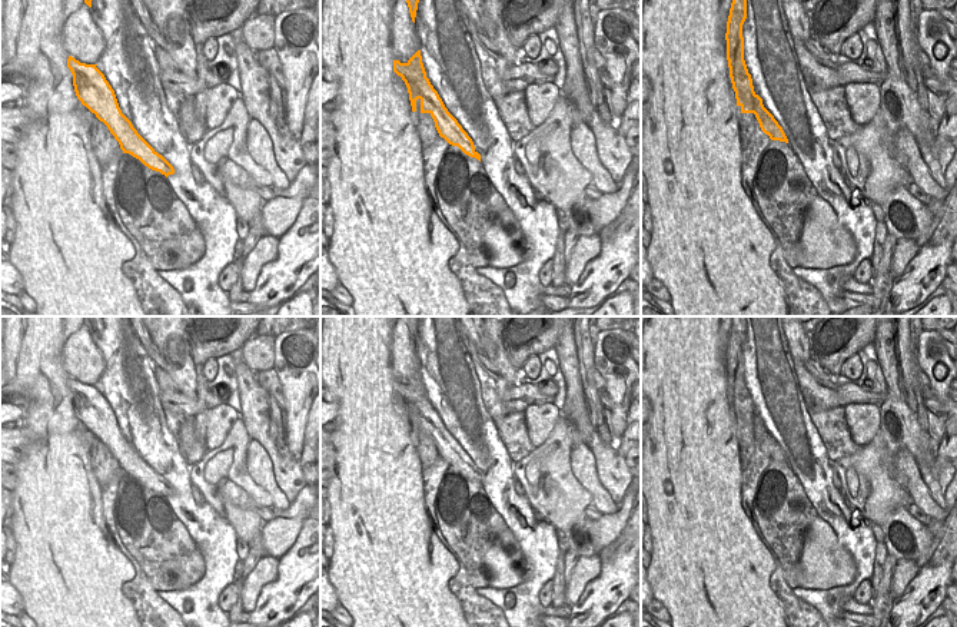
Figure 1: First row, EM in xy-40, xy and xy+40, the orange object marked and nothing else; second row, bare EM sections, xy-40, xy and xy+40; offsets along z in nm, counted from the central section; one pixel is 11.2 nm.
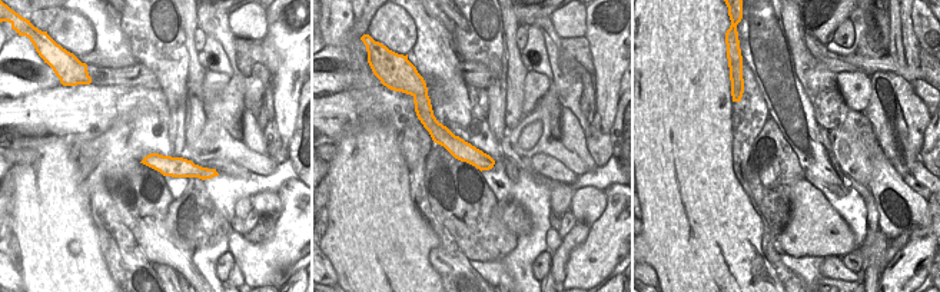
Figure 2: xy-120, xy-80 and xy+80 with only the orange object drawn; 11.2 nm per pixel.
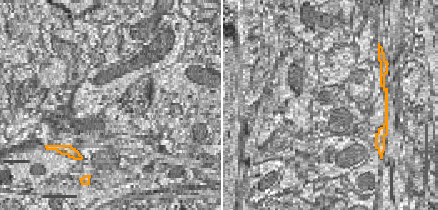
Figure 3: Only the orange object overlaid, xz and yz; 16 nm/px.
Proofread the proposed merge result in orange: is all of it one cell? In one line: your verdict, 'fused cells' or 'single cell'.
fused cells

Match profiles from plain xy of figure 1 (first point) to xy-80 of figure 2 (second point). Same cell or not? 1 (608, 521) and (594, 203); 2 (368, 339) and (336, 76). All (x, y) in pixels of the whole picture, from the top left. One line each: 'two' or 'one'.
1: one
2: two

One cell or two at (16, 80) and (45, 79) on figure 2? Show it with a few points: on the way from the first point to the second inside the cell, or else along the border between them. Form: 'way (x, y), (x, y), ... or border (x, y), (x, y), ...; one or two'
way (23, 80), (37, 79); one

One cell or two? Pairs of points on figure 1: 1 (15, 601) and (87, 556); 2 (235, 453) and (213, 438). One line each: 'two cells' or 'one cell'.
1: two cells
2: two cells

